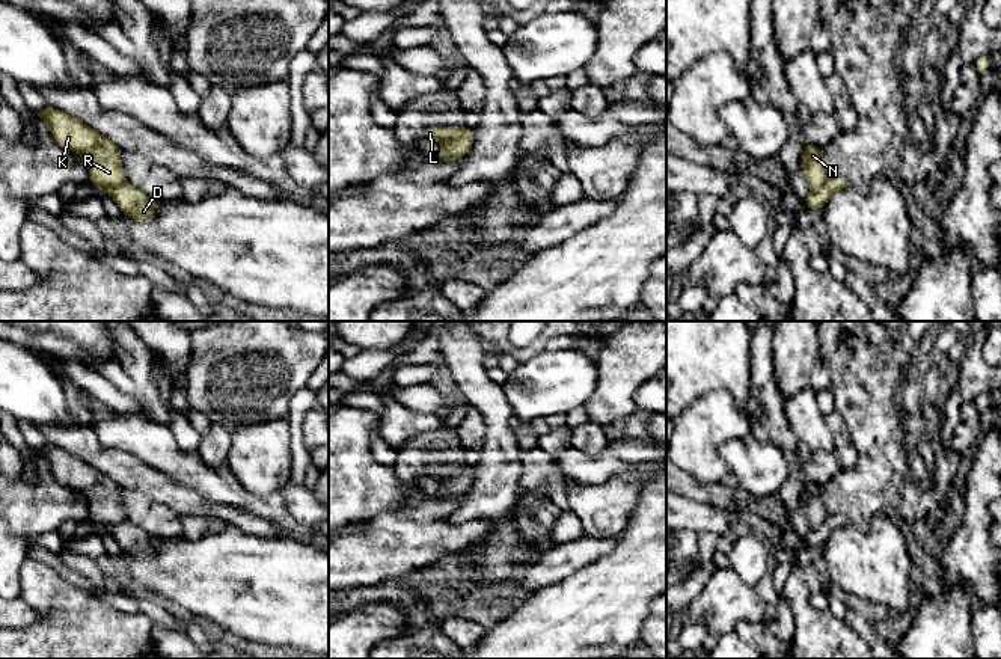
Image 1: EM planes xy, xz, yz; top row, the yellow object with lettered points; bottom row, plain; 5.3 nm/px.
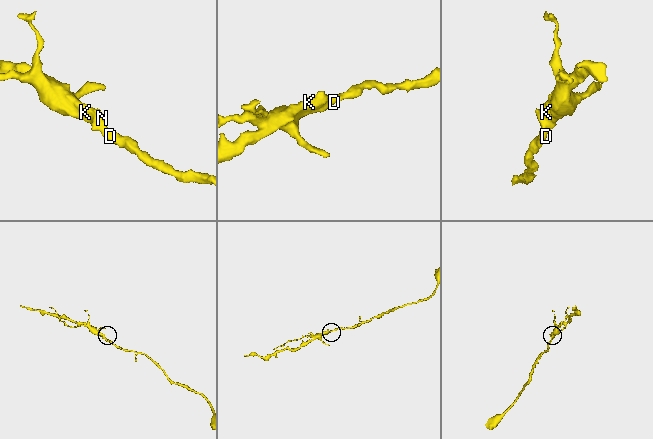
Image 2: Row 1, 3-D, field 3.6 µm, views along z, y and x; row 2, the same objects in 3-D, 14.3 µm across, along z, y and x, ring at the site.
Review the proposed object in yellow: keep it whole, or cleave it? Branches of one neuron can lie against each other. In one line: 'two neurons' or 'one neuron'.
two neurons

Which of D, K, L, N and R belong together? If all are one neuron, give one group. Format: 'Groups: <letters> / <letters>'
Groups: D / K L N R

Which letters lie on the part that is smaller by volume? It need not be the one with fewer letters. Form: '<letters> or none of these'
K, L, N, R

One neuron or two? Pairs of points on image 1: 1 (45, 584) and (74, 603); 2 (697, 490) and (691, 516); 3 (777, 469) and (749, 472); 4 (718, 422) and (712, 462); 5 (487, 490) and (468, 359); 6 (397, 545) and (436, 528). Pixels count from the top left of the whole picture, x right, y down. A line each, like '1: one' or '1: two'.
1: one
2: two
3: one
4: one
5: one
6: one

